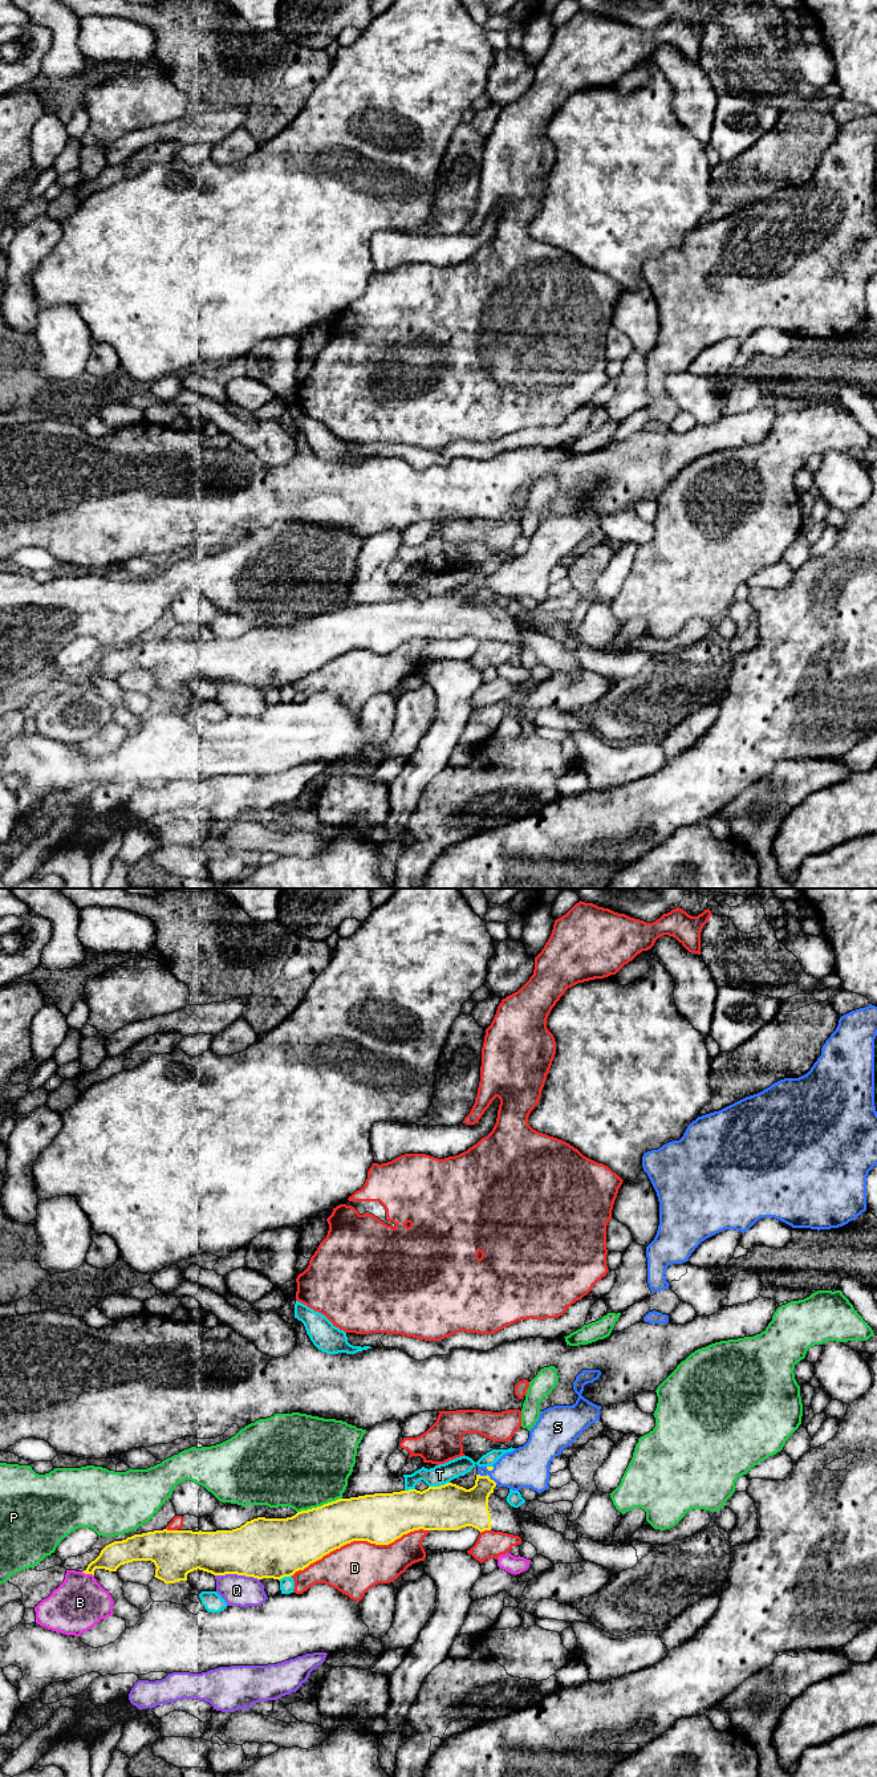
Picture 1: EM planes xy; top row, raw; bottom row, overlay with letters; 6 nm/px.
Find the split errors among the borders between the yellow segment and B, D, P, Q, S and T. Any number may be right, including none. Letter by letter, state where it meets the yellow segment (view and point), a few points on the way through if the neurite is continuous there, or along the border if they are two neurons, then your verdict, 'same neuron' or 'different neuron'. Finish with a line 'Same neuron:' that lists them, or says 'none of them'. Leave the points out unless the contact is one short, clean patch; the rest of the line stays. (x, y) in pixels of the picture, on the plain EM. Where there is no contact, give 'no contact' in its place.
B: xy (88, 682) | different neuron
D: xy (360, 649) | different neuron
P: xy (319, 615) | different neuron
Q: xy (238, 683) | different neuron
S: xy (487, 584) | across xy (461, 615), (486, 590), (487, 584), (499, 584), (526, 576) | same neuron
T: xy (438, 596) | different neuron
Same neuron: S

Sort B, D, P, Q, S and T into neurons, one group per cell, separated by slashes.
B / D / P / Q / S / T

